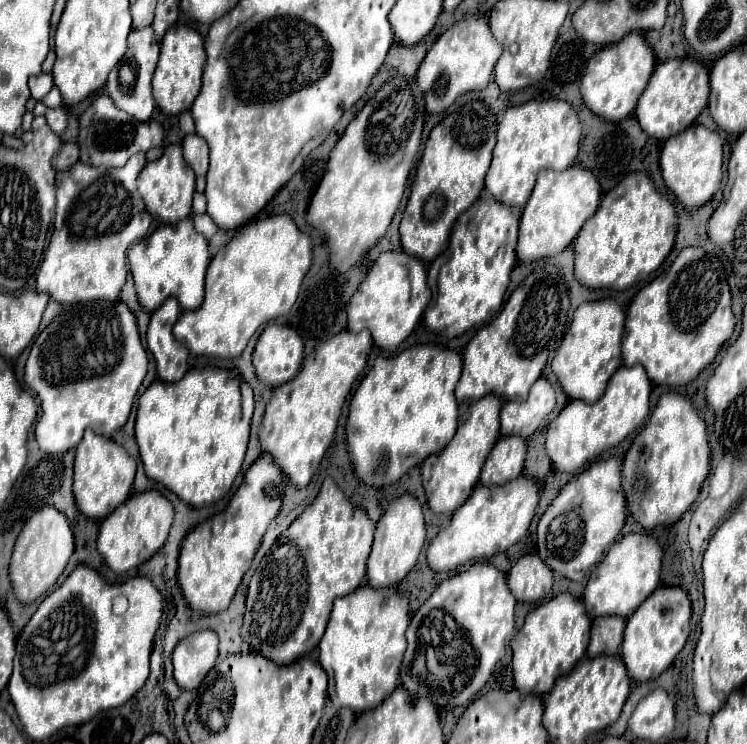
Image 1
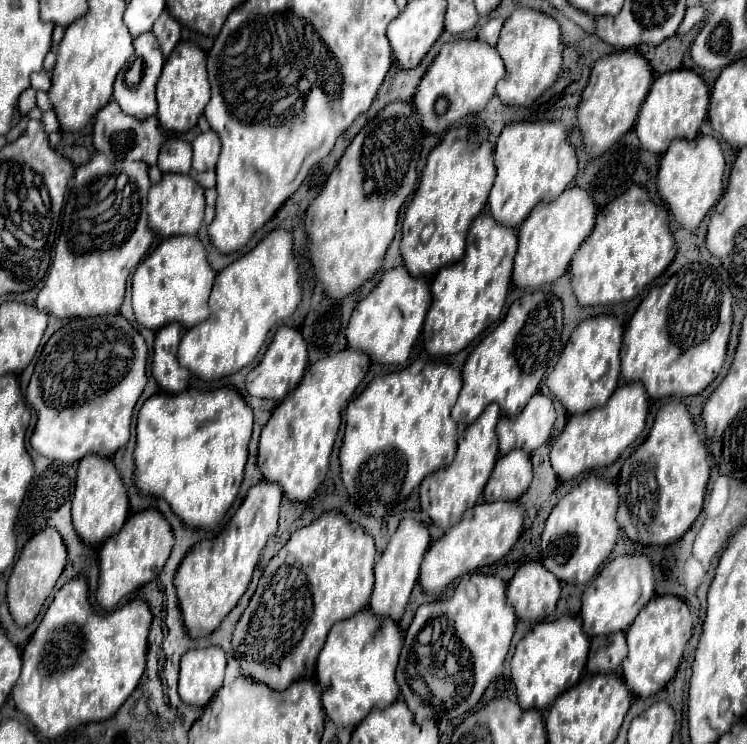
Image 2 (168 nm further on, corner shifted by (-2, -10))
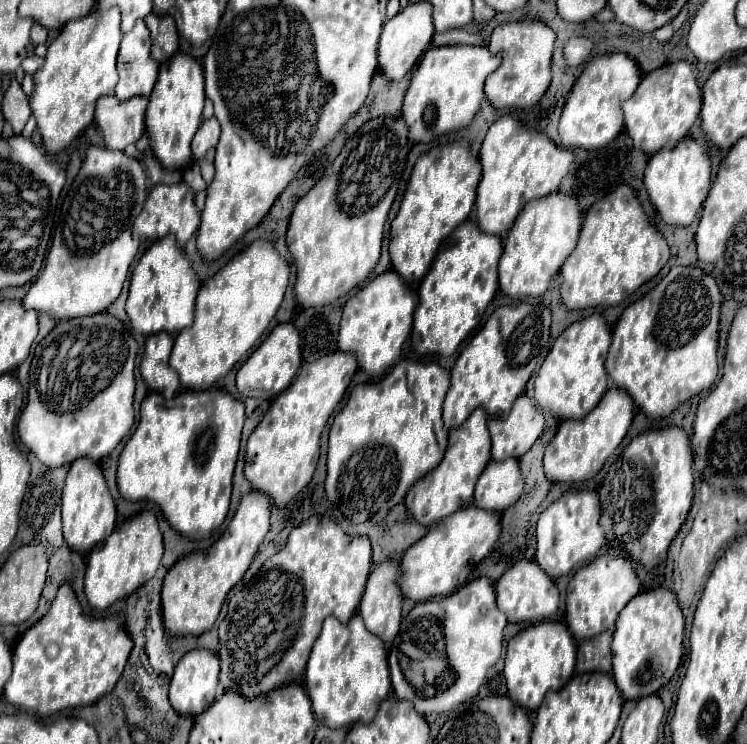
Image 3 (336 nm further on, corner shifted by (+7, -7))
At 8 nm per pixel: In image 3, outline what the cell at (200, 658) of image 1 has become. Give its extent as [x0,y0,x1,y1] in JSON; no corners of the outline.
[170,649,220,717]

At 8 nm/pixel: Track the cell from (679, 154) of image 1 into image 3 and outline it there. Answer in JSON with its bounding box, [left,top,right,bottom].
[644,137,712,227]

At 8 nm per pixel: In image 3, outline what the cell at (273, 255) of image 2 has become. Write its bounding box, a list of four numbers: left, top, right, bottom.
[170,241,290,389]

